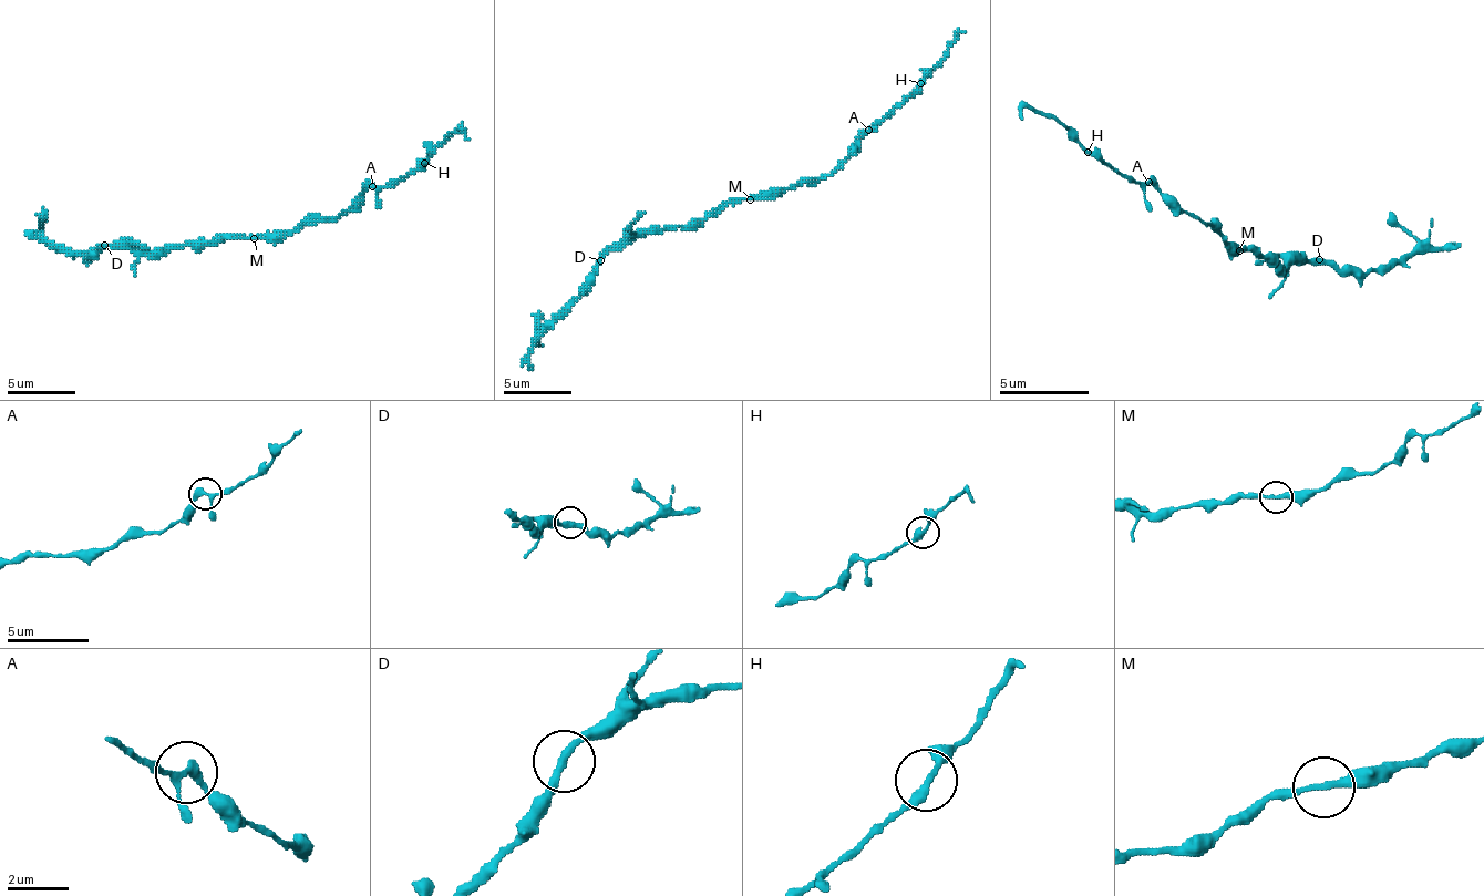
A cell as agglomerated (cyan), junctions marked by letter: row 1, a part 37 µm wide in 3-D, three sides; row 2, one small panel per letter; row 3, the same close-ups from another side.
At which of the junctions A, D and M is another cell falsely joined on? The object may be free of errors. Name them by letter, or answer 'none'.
none

